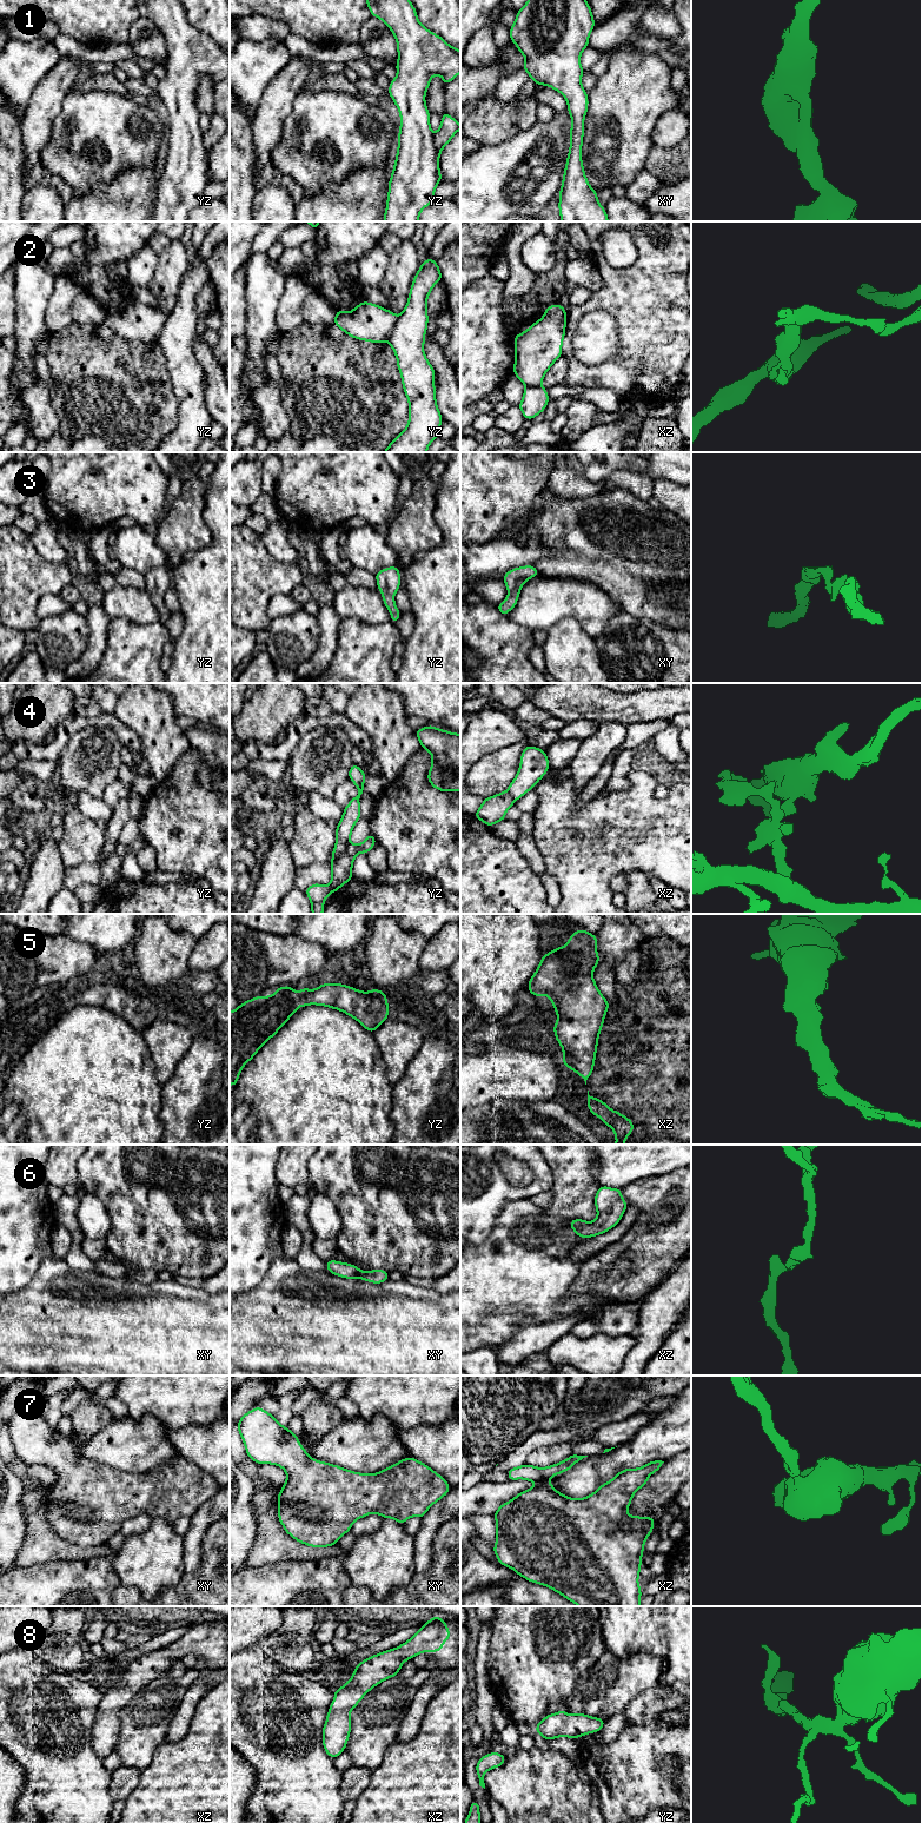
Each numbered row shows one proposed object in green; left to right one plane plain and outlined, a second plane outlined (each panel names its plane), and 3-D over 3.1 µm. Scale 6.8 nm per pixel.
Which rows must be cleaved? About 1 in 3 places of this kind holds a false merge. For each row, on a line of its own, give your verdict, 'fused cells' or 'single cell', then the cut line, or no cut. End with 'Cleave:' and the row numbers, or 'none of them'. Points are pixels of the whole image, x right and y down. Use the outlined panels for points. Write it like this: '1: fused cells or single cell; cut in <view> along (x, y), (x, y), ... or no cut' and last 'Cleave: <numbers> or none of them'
1: single cell; no cut
2: fused cells; cut in yz along (398, 317), (387, 340)
3: single cell; no cut
4: fused cells; cut in yz along (350, 843), (346, 852), (331, 868)
5: single cell; no cut
6: single cell; no cut
7: single cell; no cut
8: single cell; no cut
Cleave: 2, 4

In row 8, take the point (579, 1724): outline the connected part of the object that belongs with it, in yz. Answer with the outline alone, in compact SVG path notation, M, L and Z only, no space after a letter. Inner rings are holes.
M565 1710L546 1715L535 1728L544 1739L550 1741L558 1737L577 1737L598 1732L606 1721L585 1713L568 1715Z

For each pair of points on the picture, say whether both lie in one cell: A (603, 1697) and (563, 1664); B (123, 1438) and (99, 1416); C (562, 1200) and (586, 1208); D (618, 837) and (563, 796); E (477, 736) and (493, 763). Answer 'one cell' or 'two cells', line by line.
A: two cells
B: two cells
C: one cell
D: one cell
E: two cells

